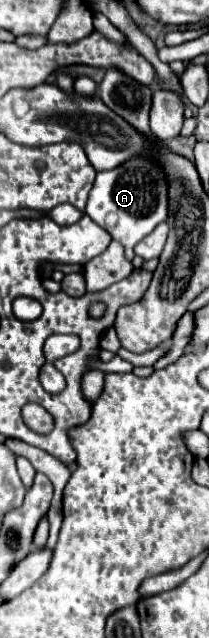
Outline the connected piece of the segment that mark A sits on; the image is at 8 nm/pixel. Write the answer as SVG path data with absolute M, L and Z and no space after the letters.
M139 154L123 166L107 172L97 172L97 180L89 194L85 210L99 226L125 246L125 256L133 260L134 248L157 224L167 218L167 178L159 162L149 154Z

